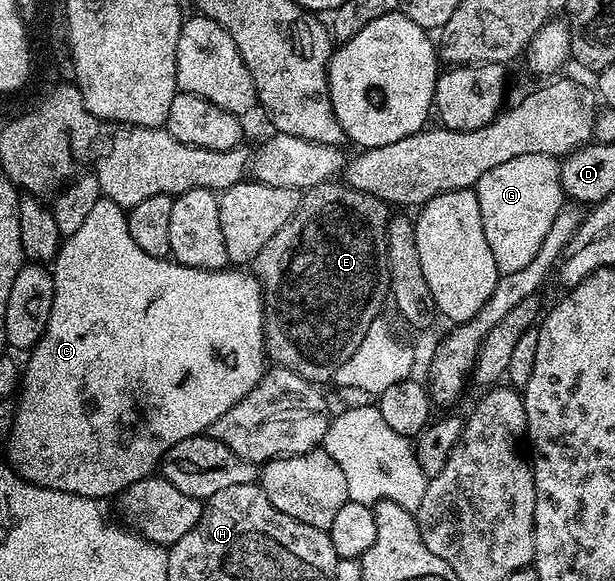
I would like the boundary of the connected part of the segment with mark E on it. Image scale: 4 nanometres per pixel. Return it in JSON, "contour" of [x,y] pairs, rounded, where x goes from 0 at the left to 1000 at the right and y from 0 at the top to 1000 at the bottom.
{"contour":[[[537,310],[517,320],[509,320],[491,332],[489,348],[480,358],[473,379],[467,379],[467,386],[460,386],[460,392],[454,392],[454,399],[447,399],[447,406],[441,406],[441,413],[434,413],[434,420],[428,420],[428,434],[421,434],[421,441],[411,446],[408,453],[410,463],[415,466],[415,477],[424,489],[426,501],[433,508],[444,506],[441,539],[436,542],[431,558],[431,606],[449,628],[465,630],[467,635],[480,640],[488,651],[498,651],[501,657],[524,661],[522,657],[532,654],[535,657],[545,651],[551,630],[563,625],[564,616],[589,590],[598,561],[616,546],[618,534],[613,532],[618,530],[620,518],[628,518],[629,513],[633,463],[626,453],[626,442],[629,441],[626,396],[633,391],[634,373],[636,361],[628,348],[603,337],[597,330],[584,330],[548,310]]]}

